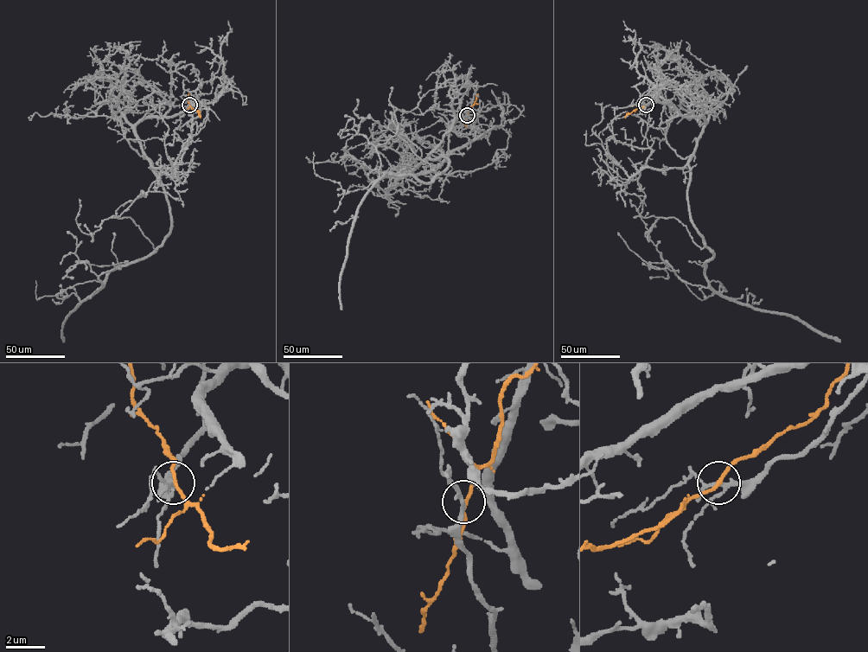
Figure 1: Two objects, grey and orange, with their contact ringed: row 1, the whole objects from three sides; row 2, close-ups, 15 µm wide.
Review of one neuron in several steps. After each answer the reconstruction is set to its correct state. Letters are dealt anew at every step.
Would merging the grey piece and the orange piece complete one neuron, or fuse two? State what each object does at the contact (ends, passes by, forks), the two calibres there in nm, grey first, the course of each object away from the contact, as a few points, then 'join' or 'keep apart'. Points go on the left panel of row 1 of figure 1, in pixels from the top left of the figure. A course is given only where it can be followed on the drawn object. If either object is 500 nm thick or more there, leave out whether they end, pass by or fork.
grey forks there; orange passes by; 190 nm thick on the grey side, 160 nm on the other; grey runs (189, 105), (194, 92), (194, 105), (135, 127), (165, 194), (169, 233), (111, 270), (64, 321), (63, 342); orange runs (189, 105), (201, 118); keep apart

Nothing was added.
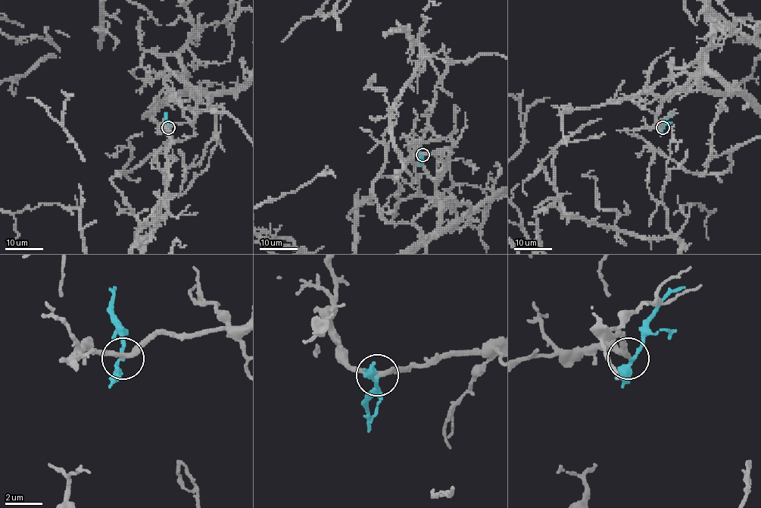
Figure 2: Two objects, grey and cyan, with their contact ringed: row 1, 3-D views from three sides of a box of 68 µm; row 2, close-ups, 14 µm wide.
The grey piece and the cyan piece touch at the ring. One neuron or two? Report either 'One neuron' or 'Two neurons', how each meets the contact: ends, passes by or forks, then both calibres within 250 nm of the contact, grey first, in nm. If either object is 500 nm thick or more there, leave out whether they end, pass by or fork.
Two neurons. At the ring grey passes by. At the ring cyan passes by. Thickness 280 nm (grey) against 180 nm

